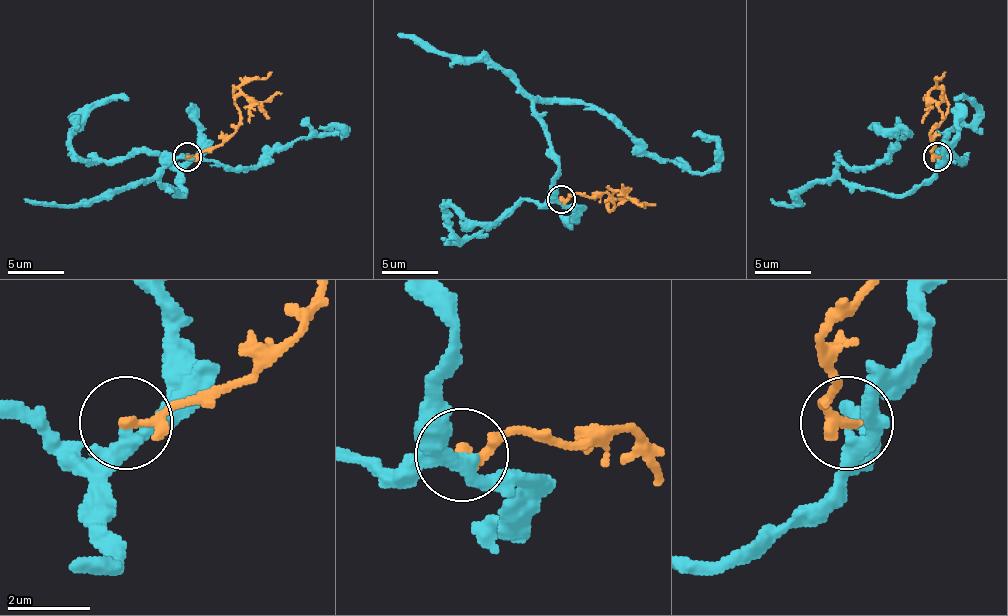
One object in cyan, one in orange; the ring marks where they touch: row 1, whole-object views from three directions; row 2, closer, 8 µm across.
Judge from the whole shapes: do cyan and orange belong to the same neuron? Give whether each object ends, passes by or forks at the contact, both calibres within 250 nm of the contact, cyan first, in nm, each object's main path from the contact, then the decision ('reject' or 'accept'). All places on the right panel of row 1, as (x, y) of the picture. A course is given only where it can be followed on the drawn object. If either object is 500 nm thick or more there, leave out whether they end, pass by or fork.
cyan passes by | orange ends | 320/260 nm | cyan via (936, 159), (931, 175), (900, 195), (852, 187), (838, 159), (849, 167), (874, 167), (911, 136), (871, 125) | orange via (936, 156), (931, 150), (933, 130), (947, 111), (945, 94), (933, 88), (931, 97), (936, 102), (942, 94) | reject

